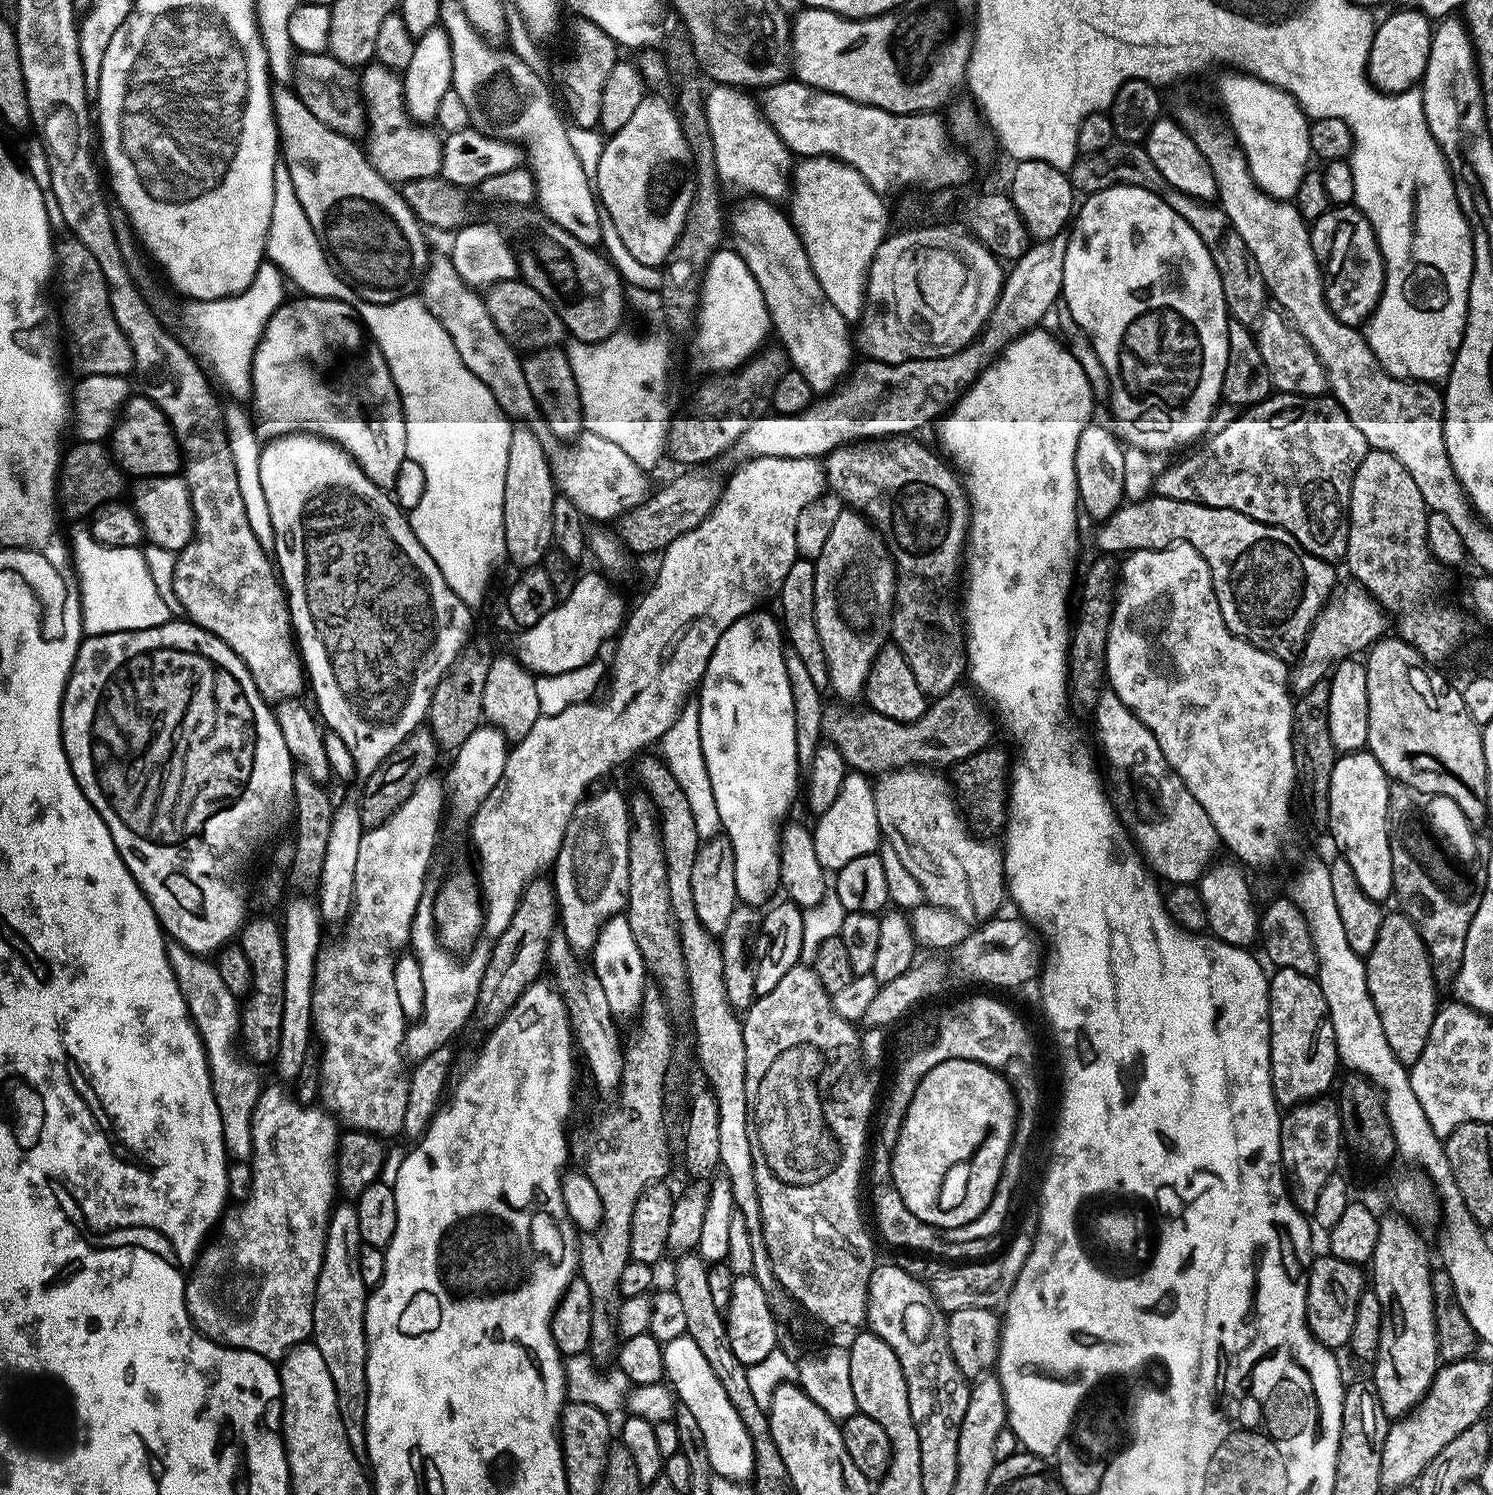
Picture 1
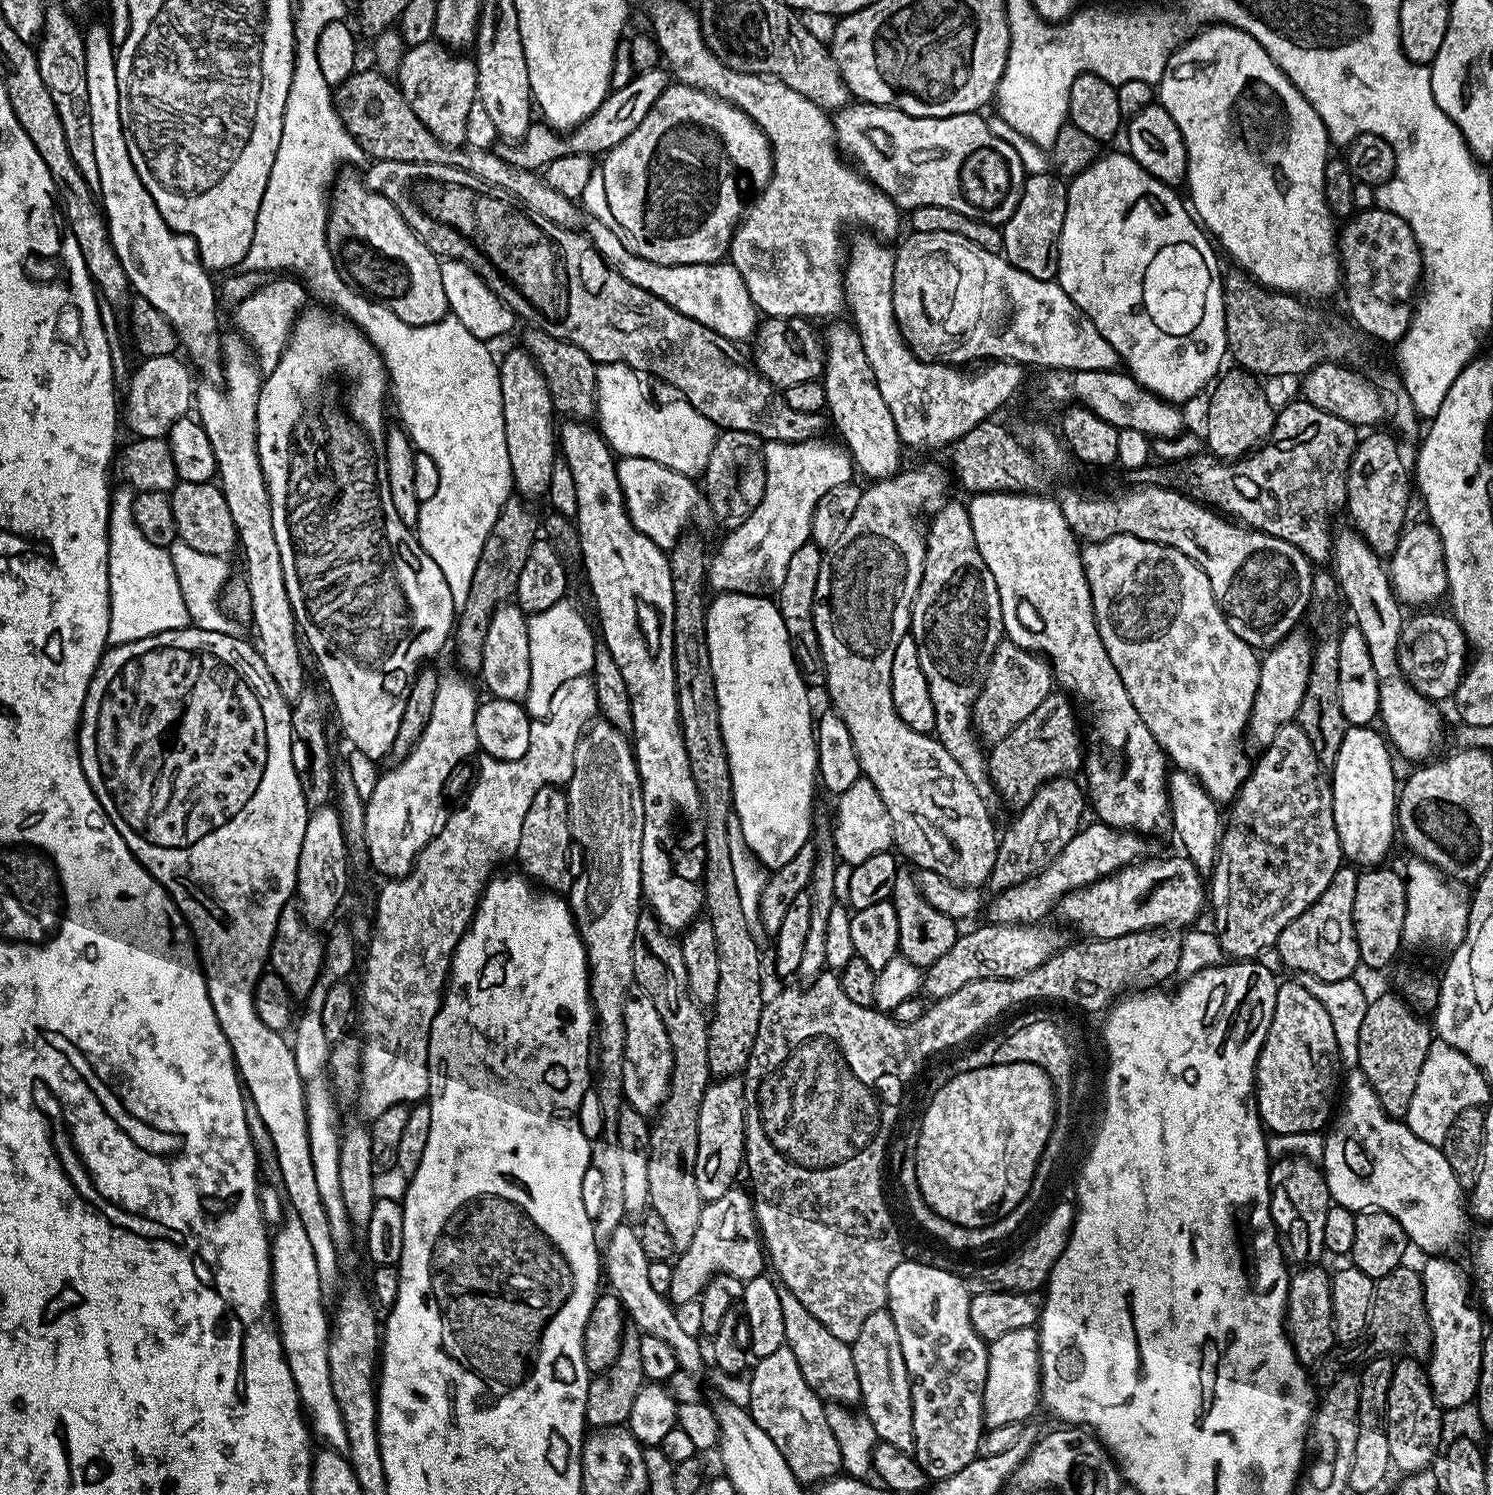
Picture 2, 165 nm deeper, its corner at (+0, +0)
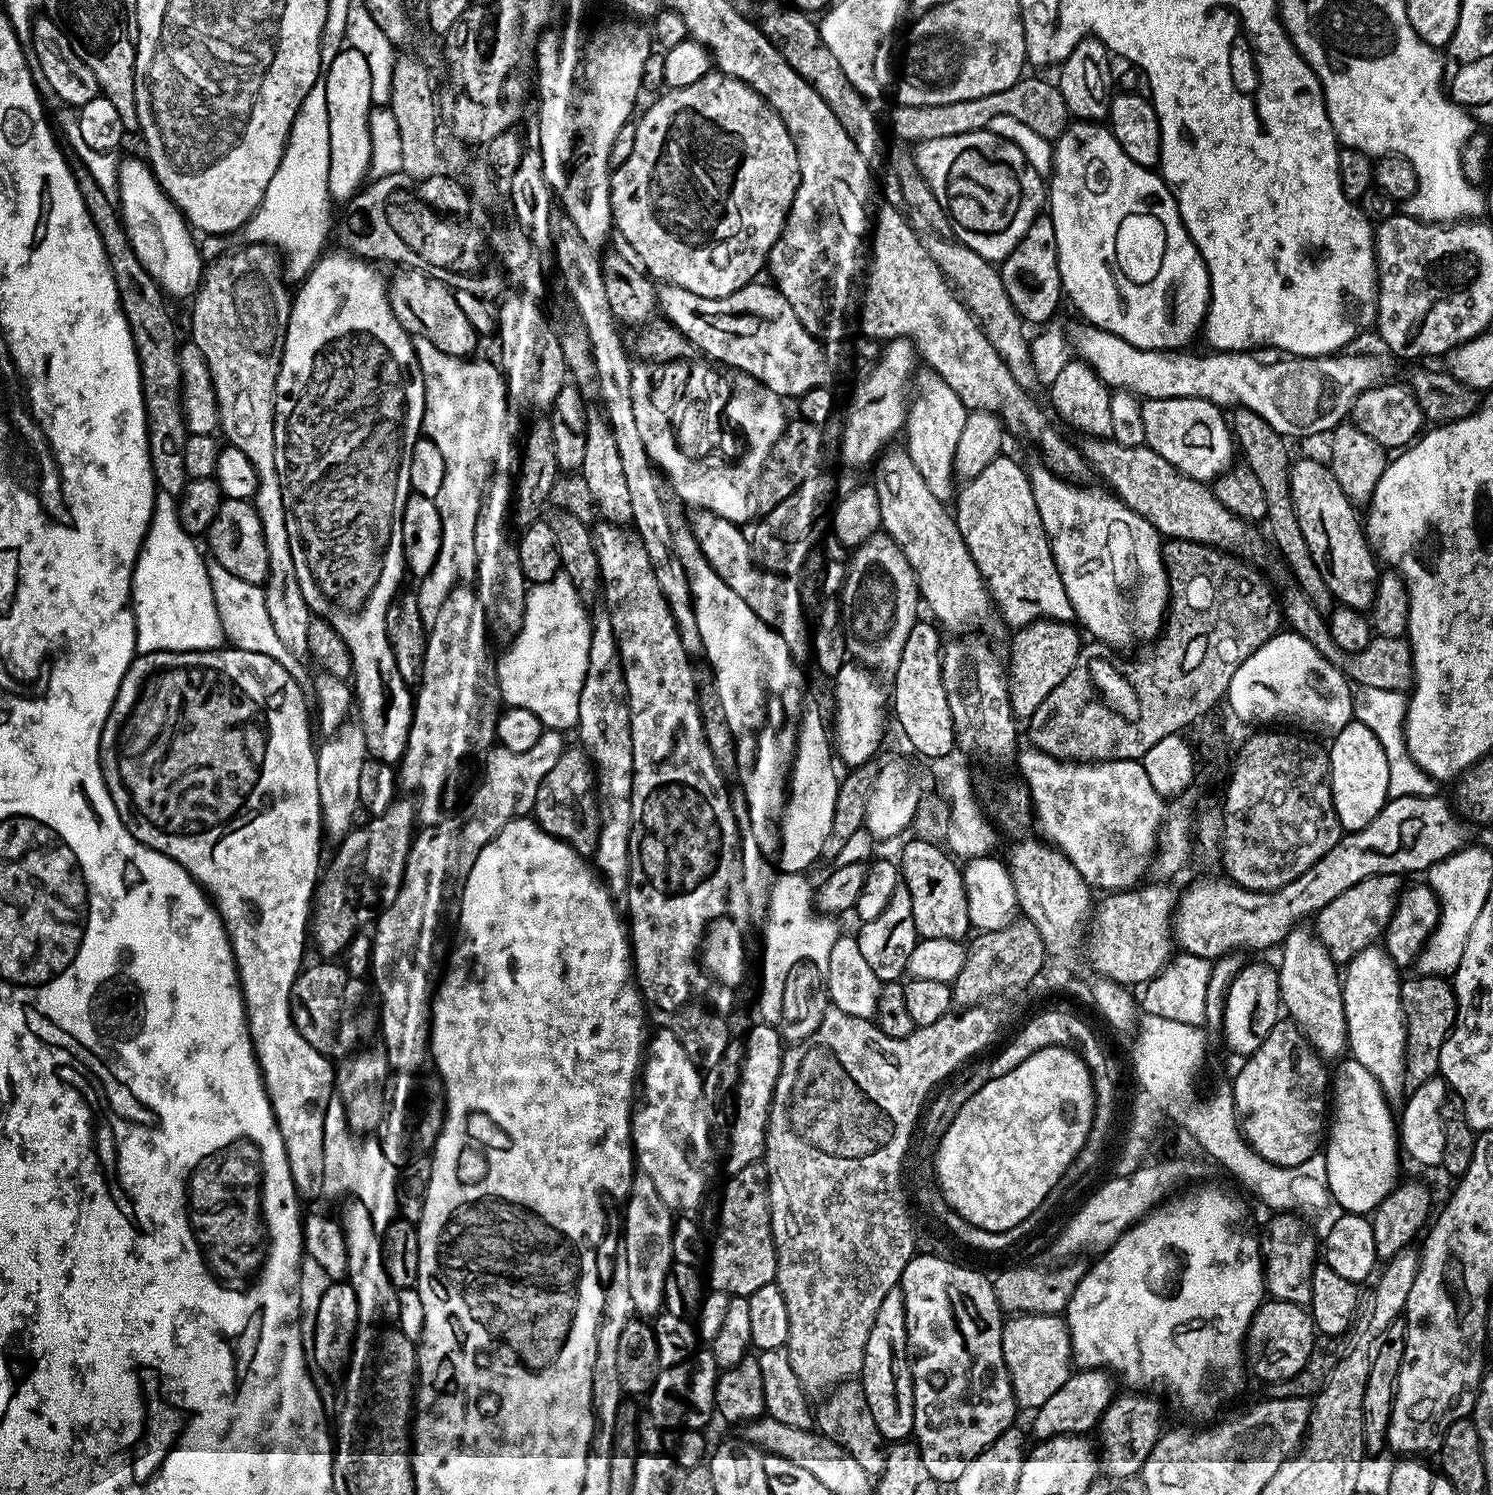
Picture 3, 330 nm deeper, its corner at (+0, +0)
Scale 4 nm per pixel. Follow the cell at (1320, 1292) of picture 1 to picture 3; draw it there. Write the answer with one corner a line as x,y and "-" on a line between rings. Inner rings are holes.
1265,1299
1254,1314
1246,1337
1246,1368
1268,1386
1294,1378
1317,1351
1318,1333
1311,1311
1303,1304

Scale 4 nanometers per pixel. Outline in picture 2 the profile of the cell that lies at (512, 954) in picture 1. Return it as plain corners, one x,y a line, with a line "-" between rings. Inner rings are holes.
548,784
538,794
534,794
534,802
530,802
530,810
526,810
526,819
522,822
522,835
518,838
516,847
515,863
520,863
519,871
533,885
547,890
553,894
564,894
571,889
574,879
574,868
572,872
572,848
574,852
574,841
570,830
570,818
568,817
568,794
563,787

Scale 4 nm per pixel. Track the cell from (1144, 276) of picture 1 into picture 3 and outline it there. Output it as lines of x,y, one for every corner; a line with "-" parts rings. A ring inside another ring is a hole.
1076,120
1075,122
1069,123
1057,140
1054,141
1054,147
1056,148
1052,152
1052,180
1050,176
1050,183
1046,188
1046,204
1050,209
1050,215
1052,218
1052,225
1054,226
1054,234
1058,238
1058,270
1060,271
1060,286
1065,297
1068,296
1072,299
1072,304
1081,312
1083,319
1089,324
1093,324
1096,328
1101,328
1107,332
1112,332
1118,338
1122,338
1126,342
1130,342
1136,348
1159,348
1161,350
1184,350
1189,347
1188,344
1192,339
1197,339
1198,333
1203,329
1204,319
1208,313
1208,303
1210,302
1210,278
1208,277
1208,271
1206,270
1206,262
1202,258
1202,254
1198,250
1198,246
1194,246
1194,242
1190,238
1190,234
1186,230
1186,226
1182,222
1180,217
1180,211
1176,205
1176,199
1174,194
1168,185
1165,184
1164,179
1160,177
1159,171
1153,170
1151,168
1143,168
1138,162
1134,162
1134,158
1130,158
1130,154
1126,154
1126,150
1122,150
1122,146
1118,146
1118,142
1114,138
1112,129
1105,126
1100,122
1089,122
1087,120

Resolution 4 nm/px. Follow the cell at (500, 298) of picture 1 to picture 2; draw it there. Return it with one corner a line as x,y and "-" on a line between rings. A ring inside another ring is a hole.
532,326
527,329
522,347
530,353
534,362
546,378
546,386
552,395
552,407
557,413
563,414
576,422
588,422
596,415
596,369
597,365
586,354
586,350
578,350
565,340
554,338
548,332

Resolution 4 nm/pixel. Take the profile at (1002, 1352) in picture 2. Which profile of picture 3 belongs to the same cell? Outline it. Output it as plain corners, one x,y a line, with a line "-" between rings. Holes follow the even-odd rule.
1013,1315
1004,1326
1002,1354
1012,1393
1021,1409
1040,1408
1042,1402
1051,1398
1074,1371
1072,1339
1068,1336
1067,1323
1060,1316

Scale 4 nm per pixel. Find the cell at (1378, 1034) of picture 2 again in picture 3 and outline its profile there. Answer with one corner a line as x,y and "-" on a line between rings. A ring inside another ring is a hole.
1413,976
1400,985
1404,1025
1407,1026
1407,1050
1404,1054
1404,1087
1409,1093
1418,1090
1440,1070
1441,1050
1456,1019
1456,994
1449,981
1441,976

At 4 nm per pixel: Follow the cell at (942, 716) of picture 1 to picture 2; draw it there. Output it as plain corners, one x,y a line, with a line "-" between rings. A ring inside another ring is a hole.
1001,639
996,652
990,658
982,690
972,707
974,727
983,743
991,746
1002,742
1018,722
1026,722
1047,696
1054,691
1051,663
1039,652
1031,652
1012,640

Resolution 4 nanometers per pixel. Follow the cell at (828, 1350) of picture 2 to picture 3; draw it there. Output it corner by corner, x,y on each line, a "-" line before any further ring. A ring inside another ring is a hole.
859,1379
839,1384
823,1397
821,1404
824,1405
814,1412
814,1424
820,1435
842,1446
842,1450
846,1450
846,1454
850,1454
850,1458
854,1458
854,1462
866,1470
869,1478
879,1478
884,1469
886,1441
878,1426
874,1426
874,1414
870,1414
870,1402
866,1402
866,1390
860,1385

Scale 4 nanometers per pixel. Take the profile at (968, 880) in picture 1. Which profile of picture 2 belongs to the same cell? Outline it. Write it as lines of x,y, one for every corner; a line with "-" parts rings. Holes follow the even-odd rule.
924,464
921,468
914,469
913,472
901,470
895,476
869,483
867,485
869,488
865,487
861,491
858,498
858,510
854,510
854,518
850,518
850,526
846,526
846,530
842,530
838,542
834,542
834,546
830,546
824,552
822,570
818,570
818,590
814,590
814,630
818,634
818,646
822,650
826,693
828,692
829,698
832,699
831,711
836,712
842,718
842,722
846,722
846,730
850,730
850,738
854,742
854,750
858,754
861,773
870,782
874,782
874,790
878,790
878,794
882,794
882,802
886,802
886,810
890,814
892,823
892,839
895,847
897,849
900,847
899,855
913,860
917,869
934,870
934,874
942,874
942,878
955,884
980,886
987,881
988,875
994,870
998,843
998,828
996,832
995,826
992,825
992,816
988,813
989,801
984,800
982,794
978,794
978,790
974,790
970,778
966,778
966,774
962,774
962,766
958,766
958,762
954,762
954,758
950,758
950,750
946,750
946,746
942,746
935,735
914,730
910,726
906,726
906,722
902,722
902,718
898,718
898,710
894,710
894,698
890,690
890,670
894,663
894,650
898,647
898,642
902,642
902,638
909,635
912,627
912,603
918,594
918,586
922,582
924,573
924,559
928,545
926,543
926,524
925,521
920,521
920,515
923,514
924,507
928,503
936,506
945,499
944,491
948,488
949,476
949,473
945,472
936,464

